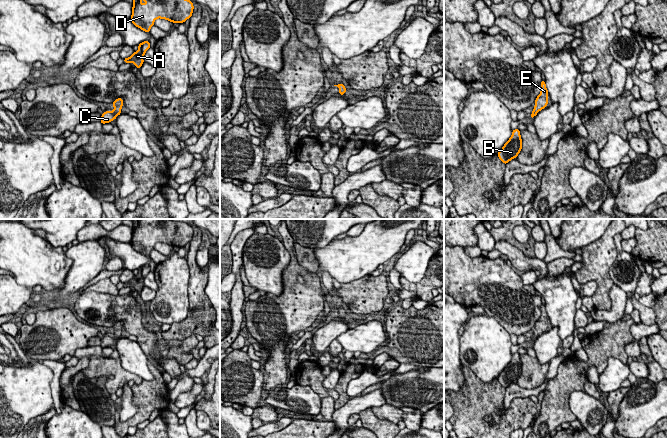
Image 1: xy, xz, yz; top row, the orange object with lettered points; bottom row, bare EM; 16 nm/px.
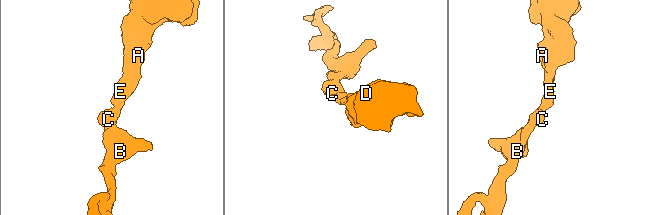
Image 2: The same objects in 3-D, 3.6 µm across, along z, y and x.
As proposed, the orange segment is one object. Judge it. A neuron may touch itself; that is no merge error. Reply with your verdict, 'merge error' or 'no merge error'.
no merge error

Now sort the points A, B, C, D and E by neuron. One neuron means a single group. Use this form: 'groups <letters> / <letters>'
groups A B C D E

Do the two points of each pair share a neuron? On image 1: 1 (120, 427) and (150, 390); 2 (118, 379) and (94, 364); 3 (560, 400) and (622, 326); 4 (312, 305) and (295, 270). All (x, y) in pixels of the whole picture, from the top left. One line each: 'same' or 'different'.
1: same
2: same
3: same
4: same

